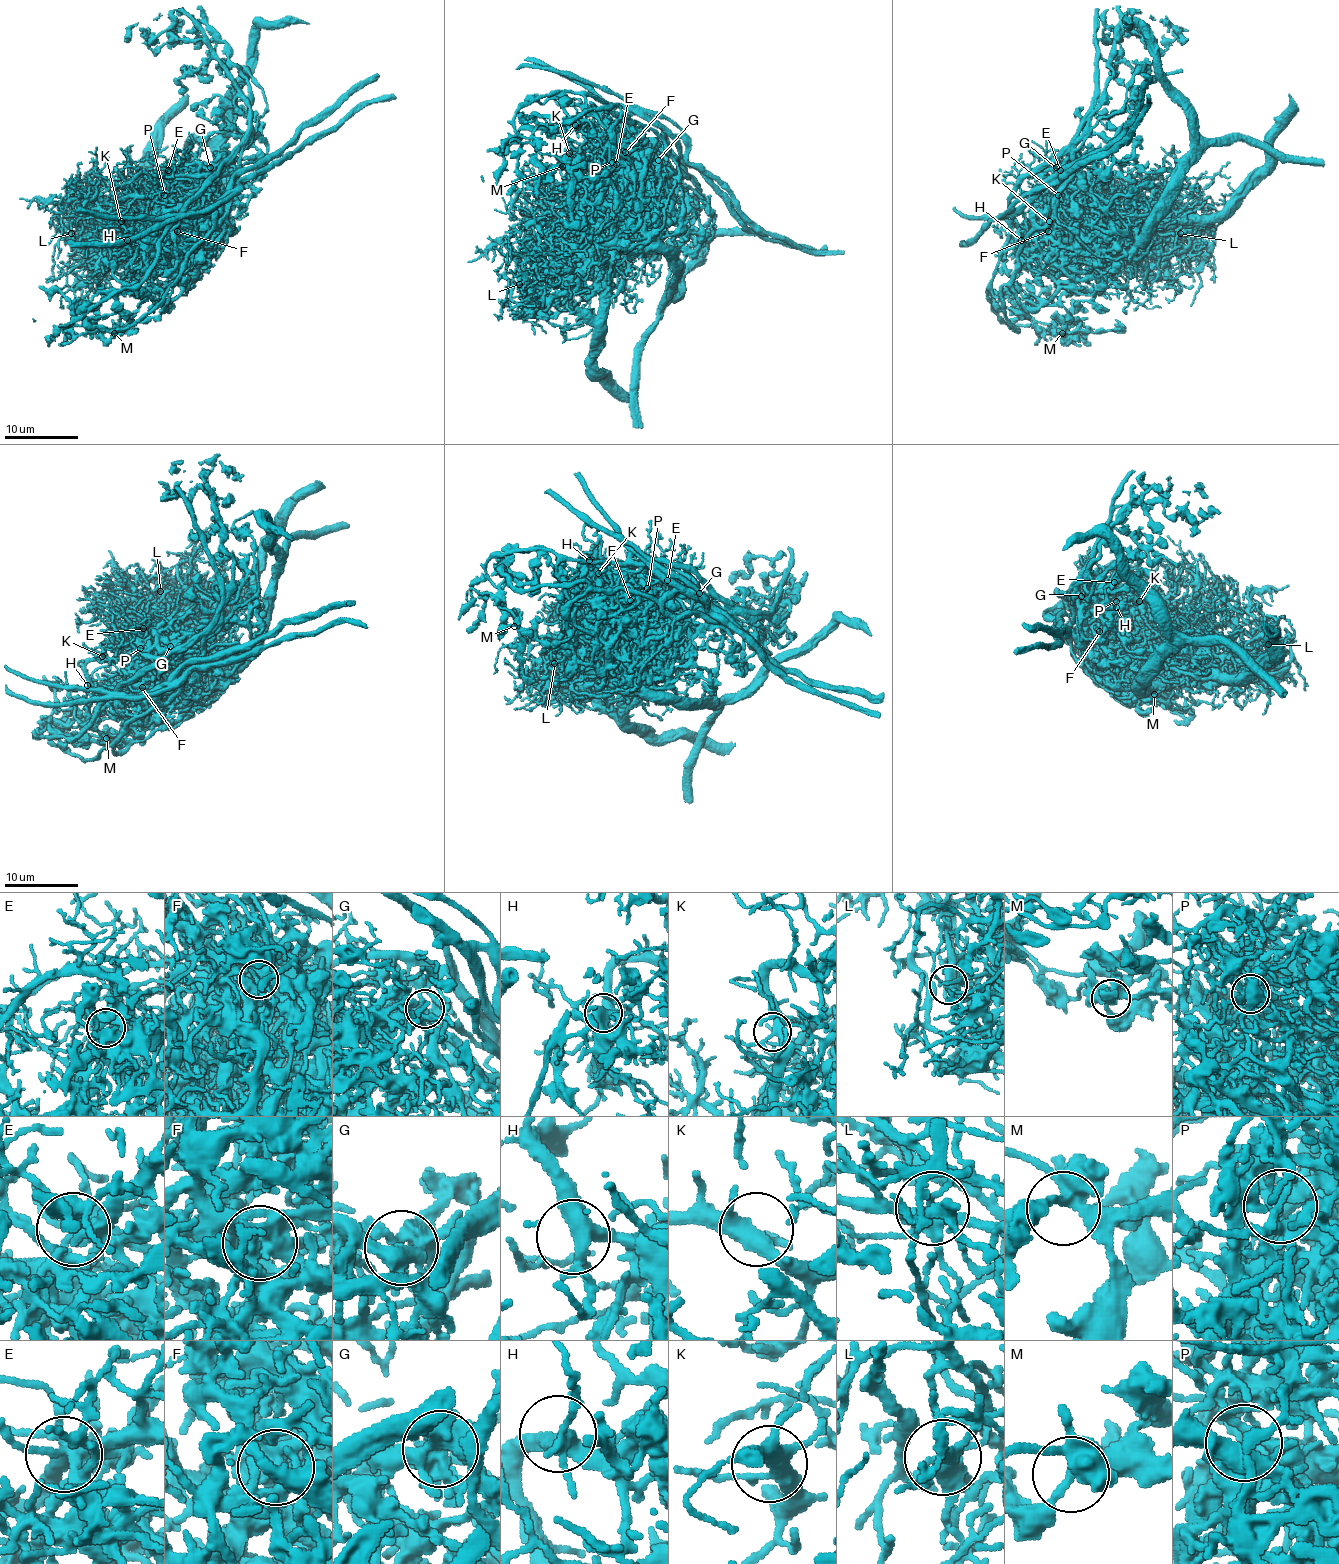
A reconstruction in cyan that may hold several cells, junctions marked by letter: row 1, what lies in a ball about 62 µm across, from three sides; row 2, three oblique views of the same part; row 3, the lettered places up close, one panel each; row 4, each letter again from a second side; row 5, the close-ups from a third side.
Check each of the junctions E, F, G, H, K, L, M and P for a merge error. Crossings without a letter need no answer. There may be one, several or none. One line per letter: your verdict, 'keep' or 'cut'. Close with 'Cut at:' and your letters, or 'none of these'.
E: keep
F: cut
G: cut
H: keep
K: keep
L: cut
M: keep
P: cut
Cut at: F, G, L, P

